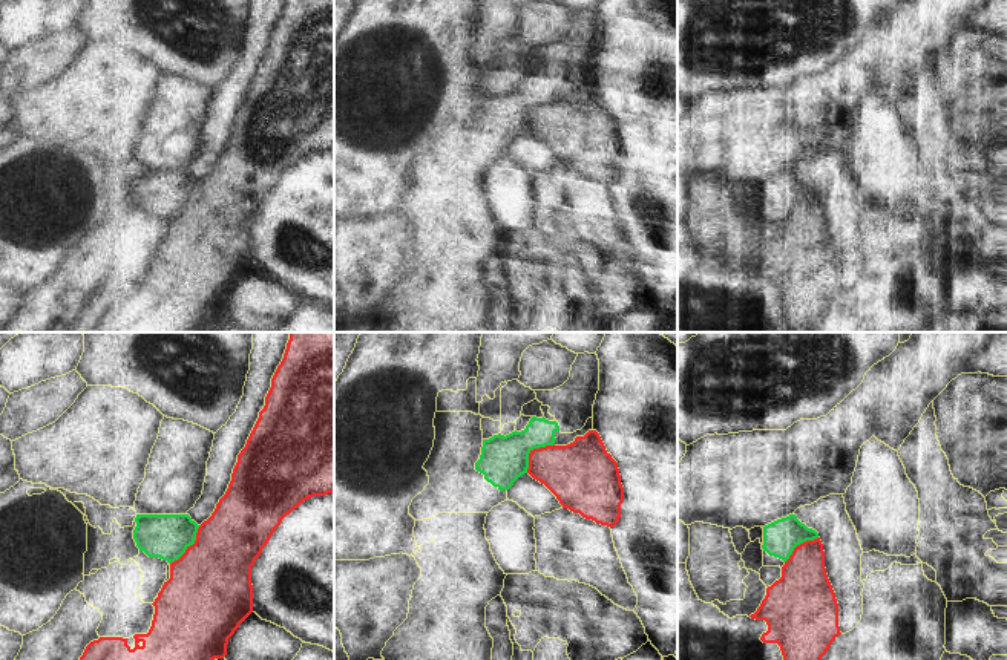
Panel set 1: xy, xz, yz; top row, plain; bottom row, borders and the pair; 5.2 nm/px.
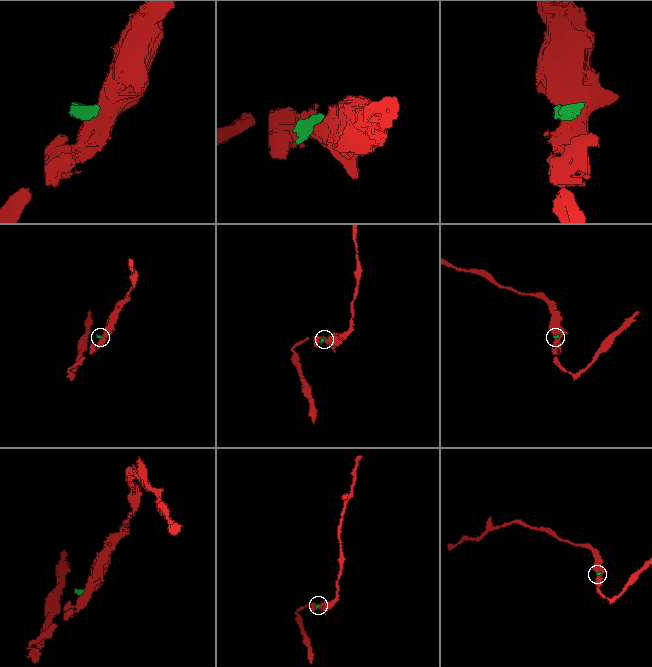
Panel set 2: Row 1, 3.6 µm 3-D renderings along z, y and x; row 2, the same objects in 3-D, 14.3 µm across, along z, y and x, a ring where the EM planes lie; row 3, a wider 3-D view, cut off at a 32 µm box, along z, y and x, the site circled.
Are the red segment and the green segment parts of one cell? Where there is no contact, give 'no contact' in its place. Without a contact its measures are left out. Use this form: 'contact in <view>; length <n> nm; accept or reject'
contact in xz; length 220 nm; reject

